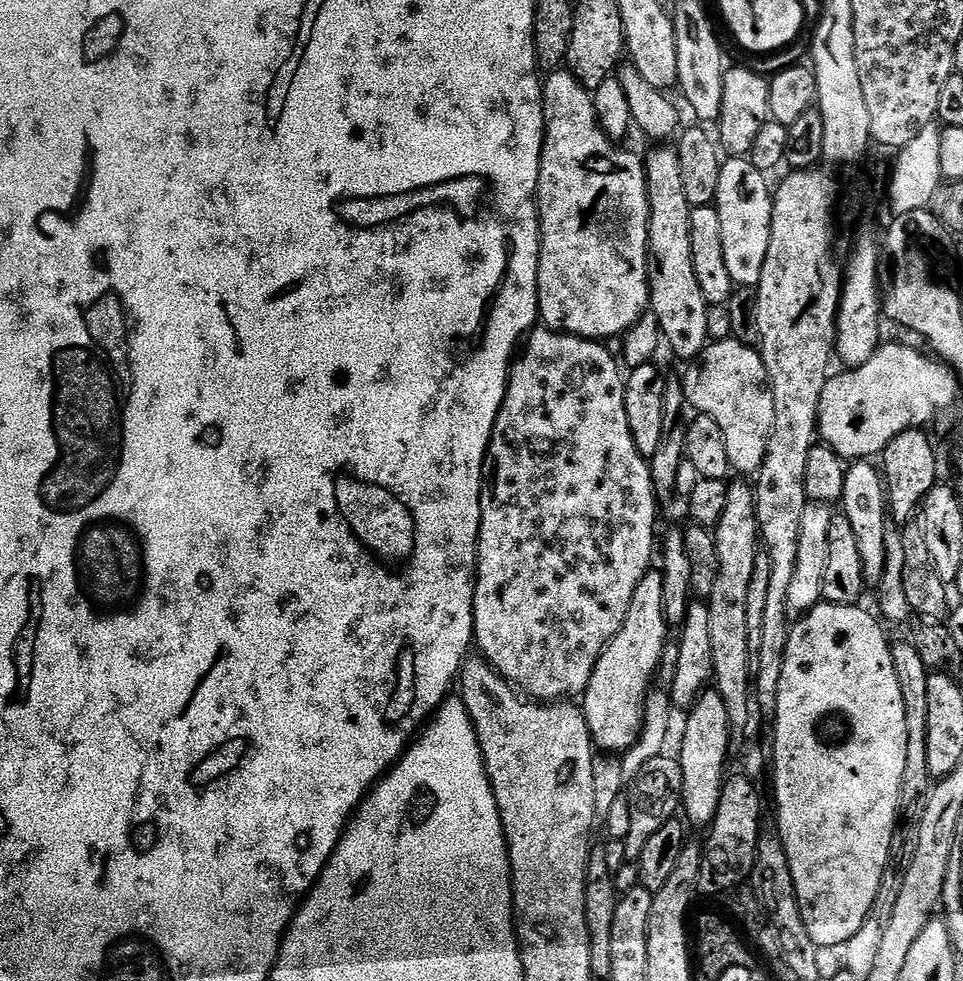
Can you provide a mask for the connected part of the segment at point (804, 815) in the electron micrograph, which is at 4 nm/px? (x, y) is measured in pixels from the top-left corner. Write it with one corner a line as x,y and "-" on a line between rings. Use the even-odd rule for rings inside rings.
821,602
791,625
788,645
782,662
782,682
780,683
780,706
778,721
780,733
776,736
776,824
786,858
790,862
790,874
794,878
794,890
798,898
800,913
806,930
817,948
834,946
839,948
847,943
870,914
874,898
882,883
883,872
891,858
891,834
899,817
899,790
905,773
907,756
906,707
902,698
894,662
891,660
892,644
880,629
881,621
875,615
863,612
863,607
851,604
829,604

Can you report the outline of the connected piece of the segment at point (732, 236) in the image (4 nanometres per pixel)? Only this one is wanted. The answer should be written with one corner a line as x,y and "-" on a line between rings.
728,158
721,163
714,206
722,221
722,255
726,258
726,270
730,270
733,285
755,289
760,283
762,266
766,266
766,250
770,250
773,195
769,177
755,169
748,158

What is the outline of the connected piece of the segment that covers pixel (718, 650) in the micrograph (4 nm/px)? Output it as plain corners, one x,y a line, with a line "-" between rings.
740,482
744,484
728,484
728,493
726,494
726,510
722,510
722,518
715,526
714,535
716,537
716,582
712,587
712,593
706,597
708,606
708,613
710,614
710,654
712,655
712,674
714,677
714,691
722,698
723,704
726,706
726,718
730,720
730,727
732,728
732,743
739,746
744,740
744,731
748,728
748,708
753,707
754,704
754,666
750,662
750,622
748,621
748,611
746,610
746,598
750,598
750,582
754,578
754,570
758,563
756,557
756,548
758,552
758,545
761,543
760,538
760,523
756,517
756,494
753,485
748,482

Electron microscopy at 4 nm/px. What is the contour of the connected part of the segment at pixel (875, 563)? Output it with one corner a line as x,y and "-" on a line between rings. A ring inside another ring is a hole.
852,462
846,468
846,490
842,501
842,515
854,529
858,538
858,554
862,556
864,583
868,586
879,585
886,560
886,526
890,522
886,481
881,469
872,462

